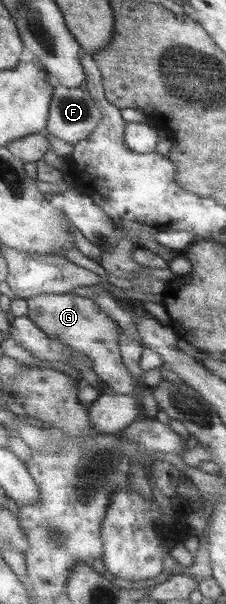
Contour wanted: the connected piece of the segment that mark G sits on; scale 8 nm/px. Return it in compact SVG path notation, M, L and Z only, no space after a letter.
M43 293L43 295L35 295L28 299L29 316L35 320L35 323L41 327L58 345L65 343L77 351L85 352L93 362L95 362L94 371L99 378L109 383L112 391L118 394L131 395L131 393L143 393L145 397L145 407L147 407L147 415L157 417L157 413L161 411L159 400L155 397L153 388L143 388L137 384L137 376L133 376L129 372L129 368L125 366L121 351L121 343L119 342L119 325L115 319L111 319L107 312L99 307L94 298L81 297L71 293Z

